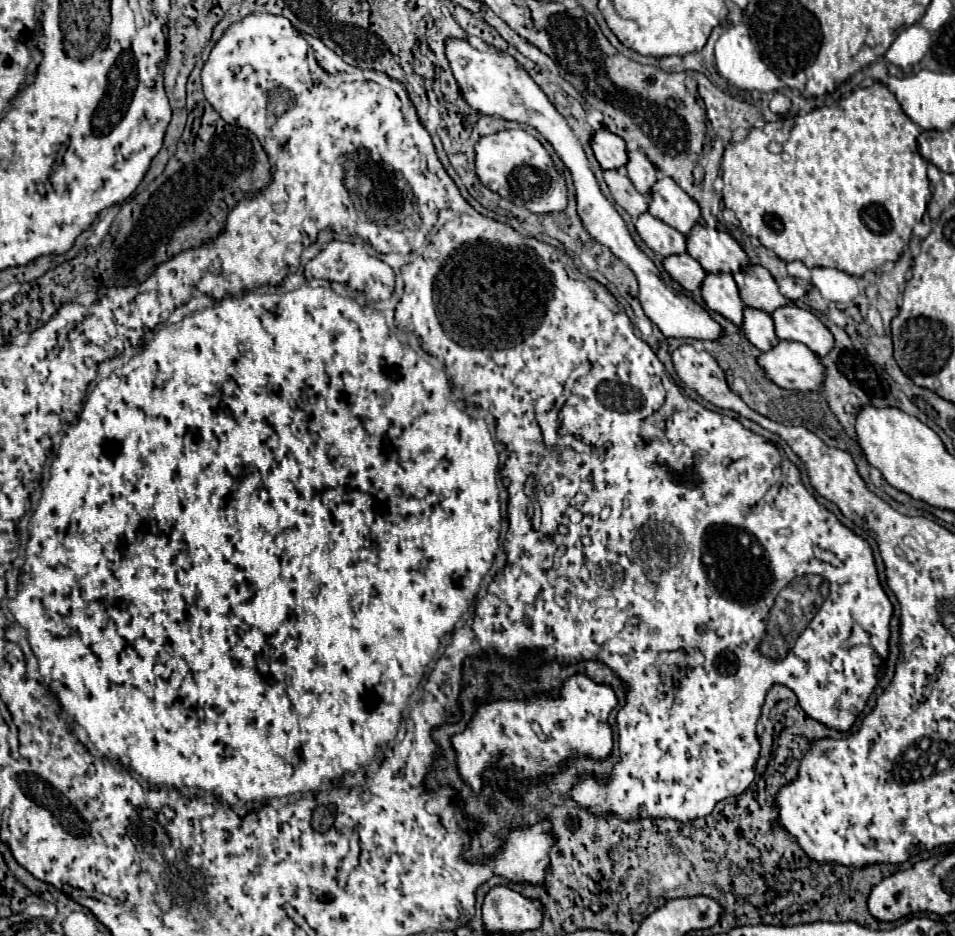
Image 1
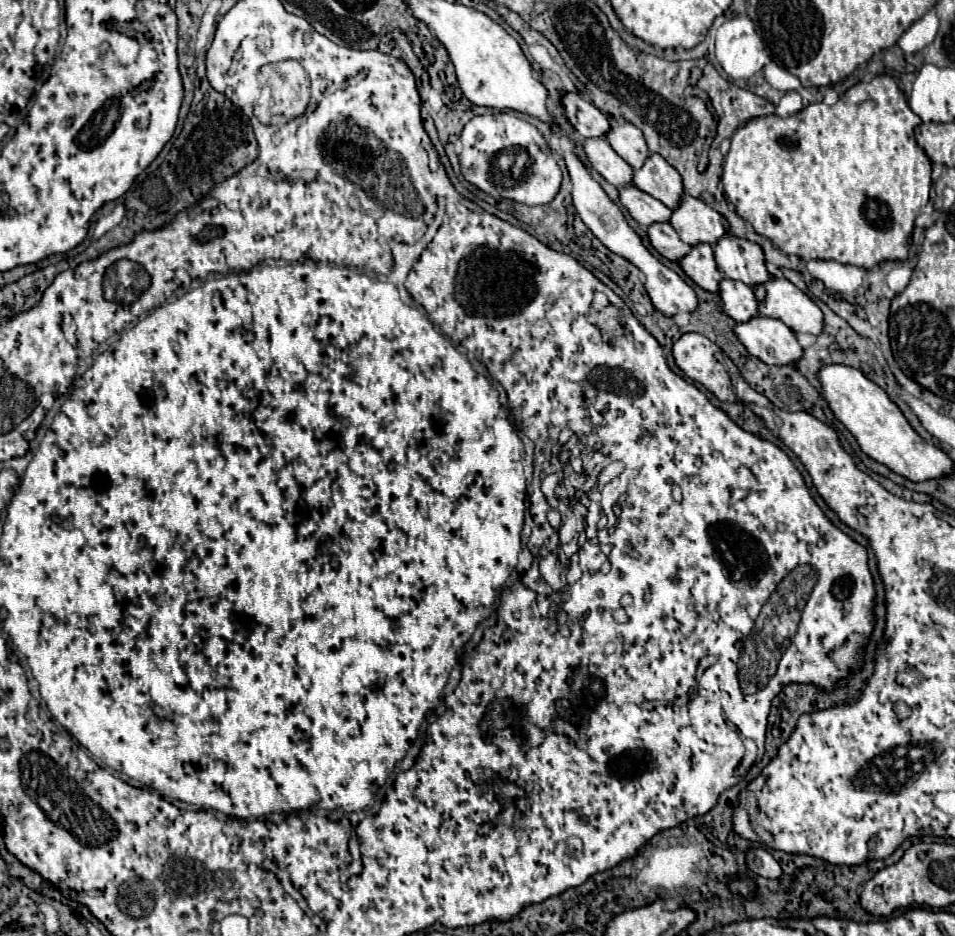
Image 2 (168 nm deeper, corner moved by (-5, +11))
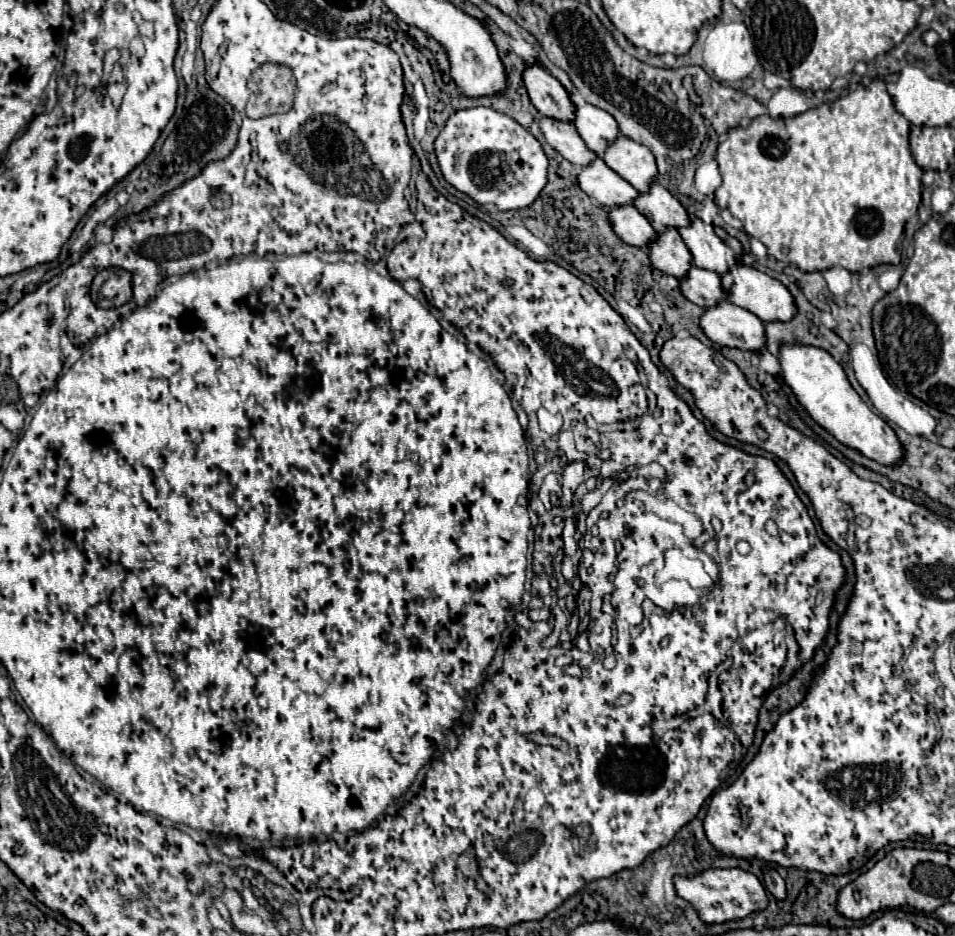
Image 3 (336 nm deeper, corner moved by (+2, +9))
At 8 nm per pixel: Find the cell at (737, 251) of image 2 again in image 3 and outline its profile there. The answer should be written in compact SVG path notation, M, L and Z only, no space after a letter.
M692 215L692 225L686 229L678 229L684 243L688 245L694 265L700 269L726 273L730 265L736 265L740 261L744 249L742 243L734 237L730 237L724 229L706 225L698 217Z

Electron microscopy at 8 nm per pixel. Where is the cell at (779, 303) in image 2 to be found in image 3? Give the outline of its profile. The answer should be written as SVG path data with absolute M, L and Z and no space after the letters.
M738 265L734 271L722 275L722 285L726 291L726 299L738 307L748 309L750 313L758 315L764 323L770 321L790 321L794 317L794 297L792 293L774 277L746 265Z

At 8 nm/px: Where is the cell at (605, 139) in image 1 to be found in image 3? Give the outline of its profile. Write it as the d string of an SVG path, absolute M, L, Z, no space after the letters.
M542 65L526 67L524 83L532 105L542 117L554 117L558 121L570 121L574 117L574 103L568 91Z

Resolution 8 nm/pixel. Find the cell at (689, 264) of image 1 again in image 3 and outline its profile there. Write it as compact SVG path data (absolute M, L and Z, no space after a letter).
M632 205L612 207L612 209L608 209L608 213L612 219L614 231L628 245L646 249L646 245L650 245L650 237L658 237L658 233L650 225L650 221L646 221L646 217L642 217L642 213L638 213L638 209L634 209Z

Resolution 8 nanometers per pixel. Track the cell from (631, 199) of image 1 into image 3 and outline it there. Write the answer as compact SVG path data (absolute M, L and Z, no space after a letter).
M542 117L540 119L540 127L542 127L542 133L544 133L546 141L564 159L574 163L576 167L590 165L590 161L594 161L596 153L590 153L590 149L586 149L586 143L582 141L582 137L578 137L578 133L574 133L572 125L564 123L564 121Z

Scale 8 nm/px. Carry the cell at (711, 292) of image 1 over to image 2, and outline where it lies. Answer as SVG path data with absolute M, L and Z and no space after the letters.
M709 243L693 245L679 265L701 289L717 293L717 283L723 279L723 275L717 271L717 263L713 263L713 247Z

